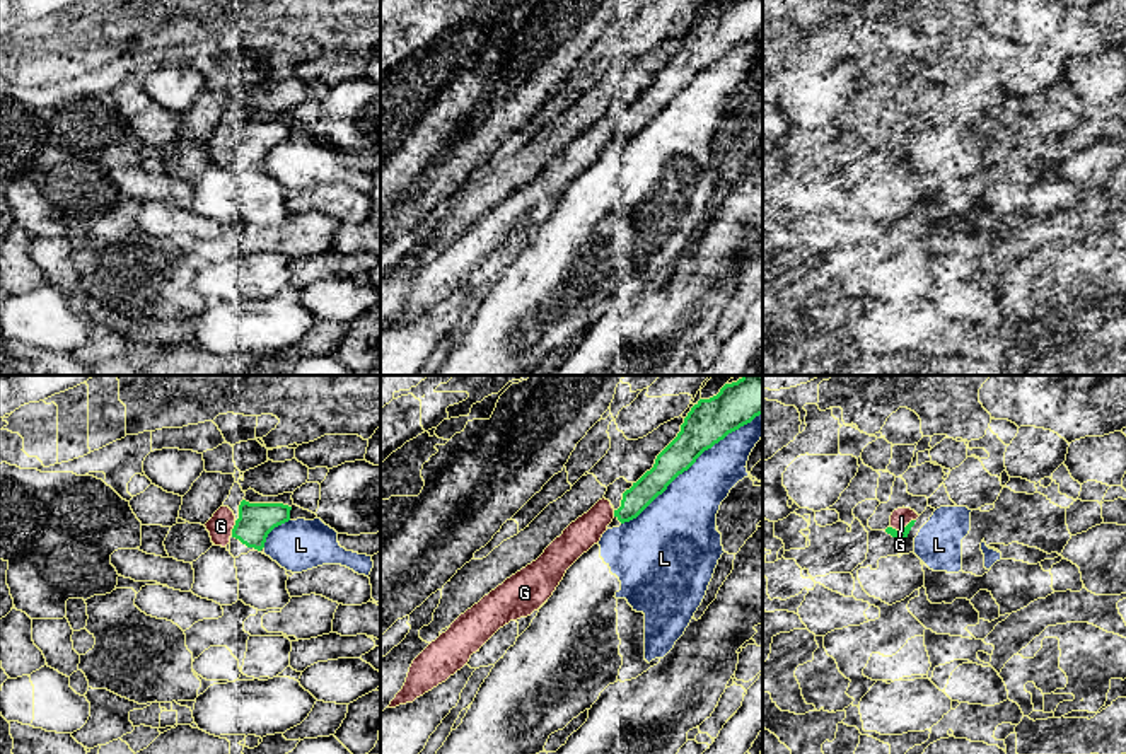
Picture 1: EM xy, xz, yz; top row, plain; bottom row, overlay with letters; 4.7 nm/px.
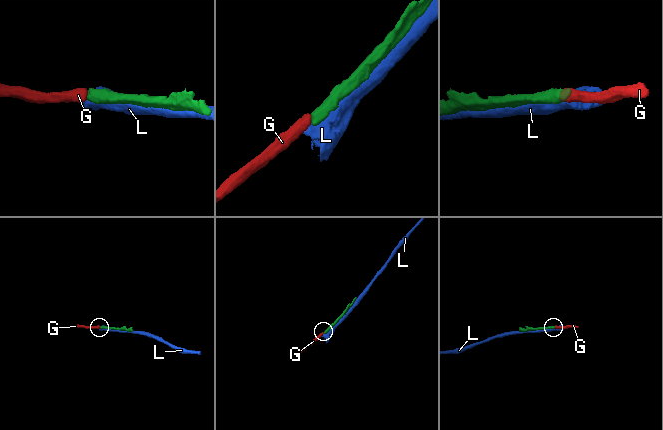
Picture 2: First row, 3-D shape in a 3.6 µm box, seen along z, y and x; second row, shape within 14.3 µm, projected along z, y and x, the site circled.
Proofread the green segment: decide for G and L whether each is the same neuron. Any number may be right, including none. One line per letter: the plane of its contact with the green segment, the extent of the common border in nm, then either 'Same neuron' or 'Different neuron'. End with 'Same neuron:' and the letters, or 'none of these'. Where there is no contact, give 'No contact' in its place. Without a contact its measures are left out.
G: Touches green in yz. Shared border 130 nm. Same neuron
L: Touches green in xz. Shared border 850 nm. Different neuron
Same neuron: G

